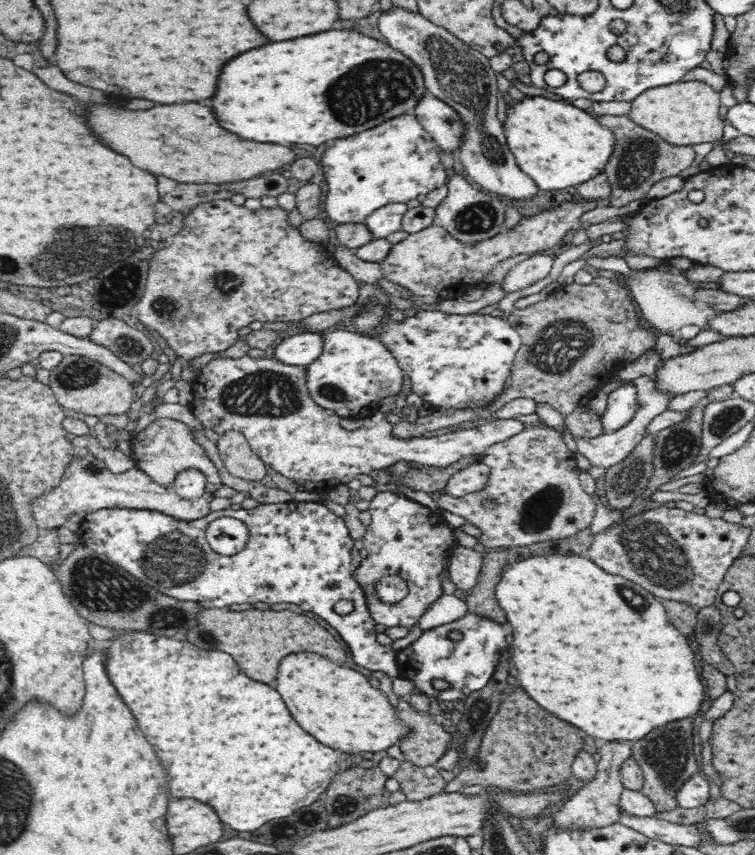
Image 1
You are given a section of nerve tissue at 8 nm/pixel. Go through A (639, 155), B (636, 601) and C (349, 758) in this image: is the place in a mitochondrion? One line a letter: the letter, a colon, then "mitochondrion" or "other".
A: mitochondrion
B: mitochondrion
C: other

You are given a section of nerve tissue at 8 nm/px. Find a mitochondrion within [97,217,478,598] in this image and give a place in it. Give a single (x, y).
(265, 393)

